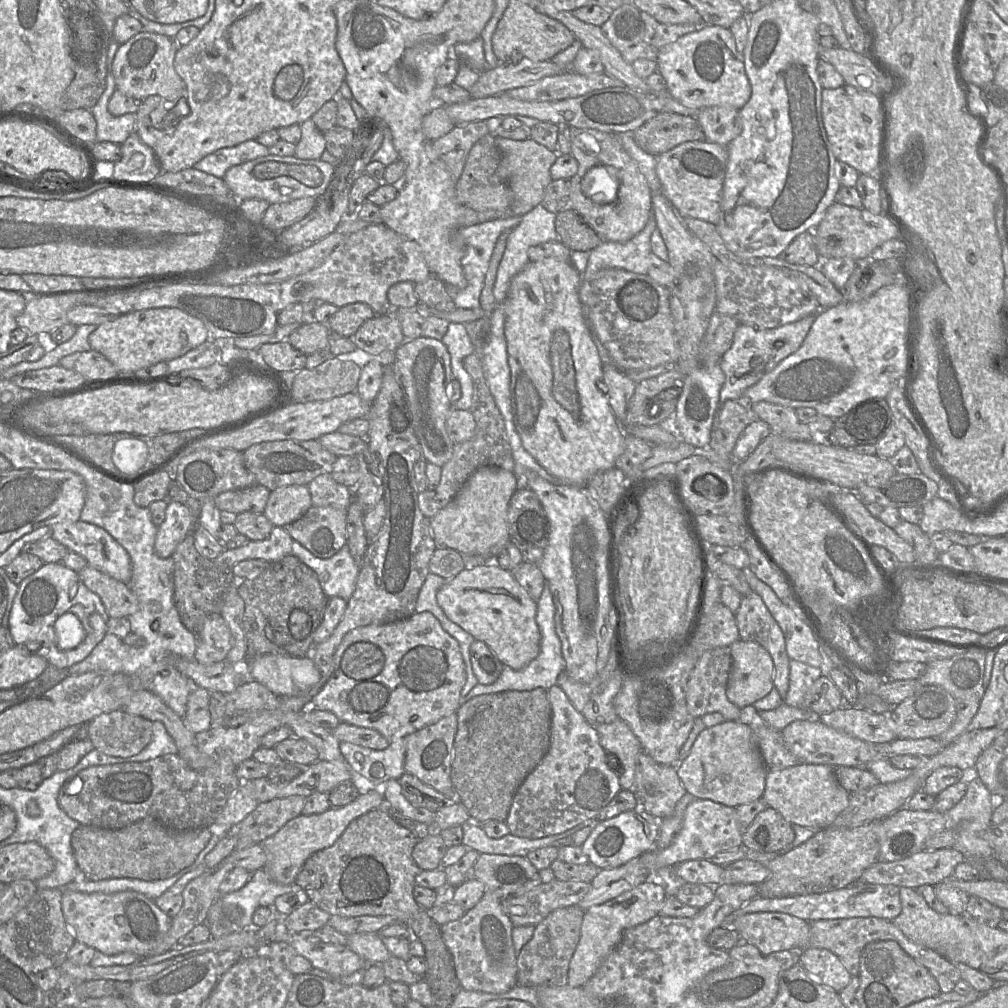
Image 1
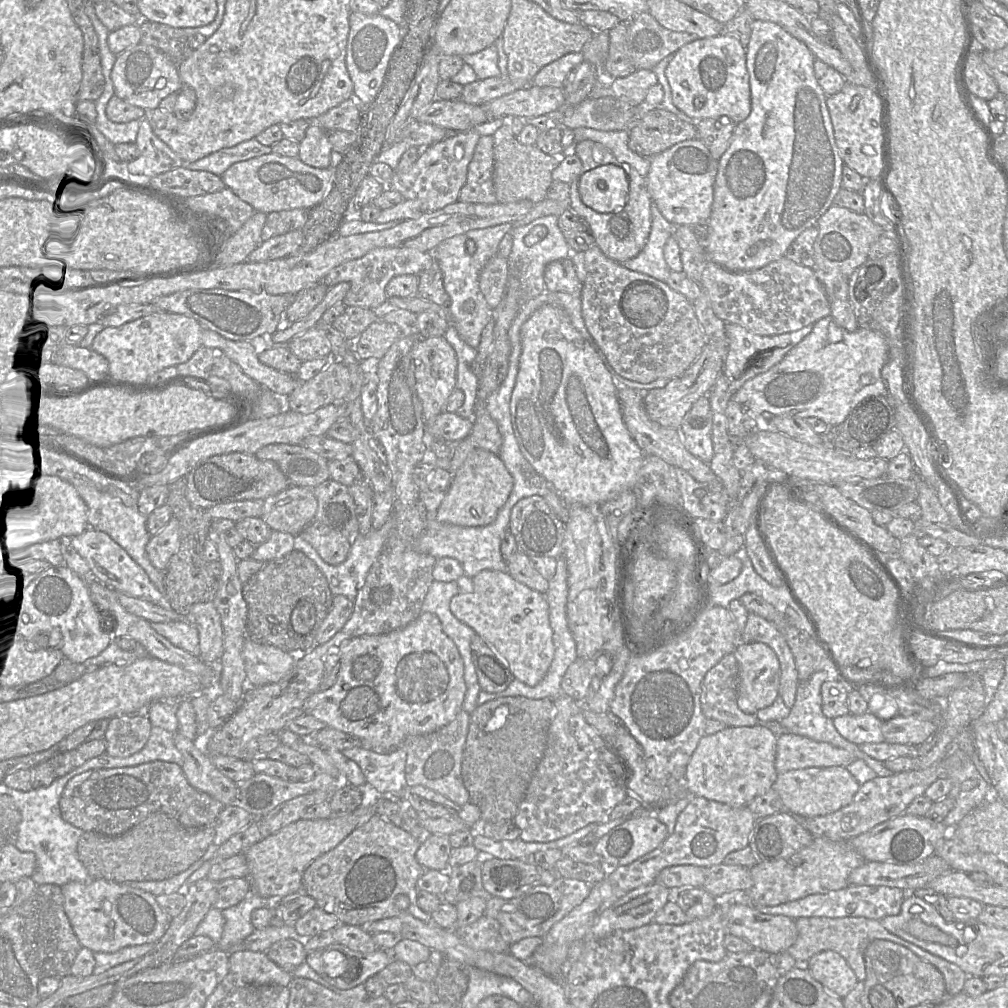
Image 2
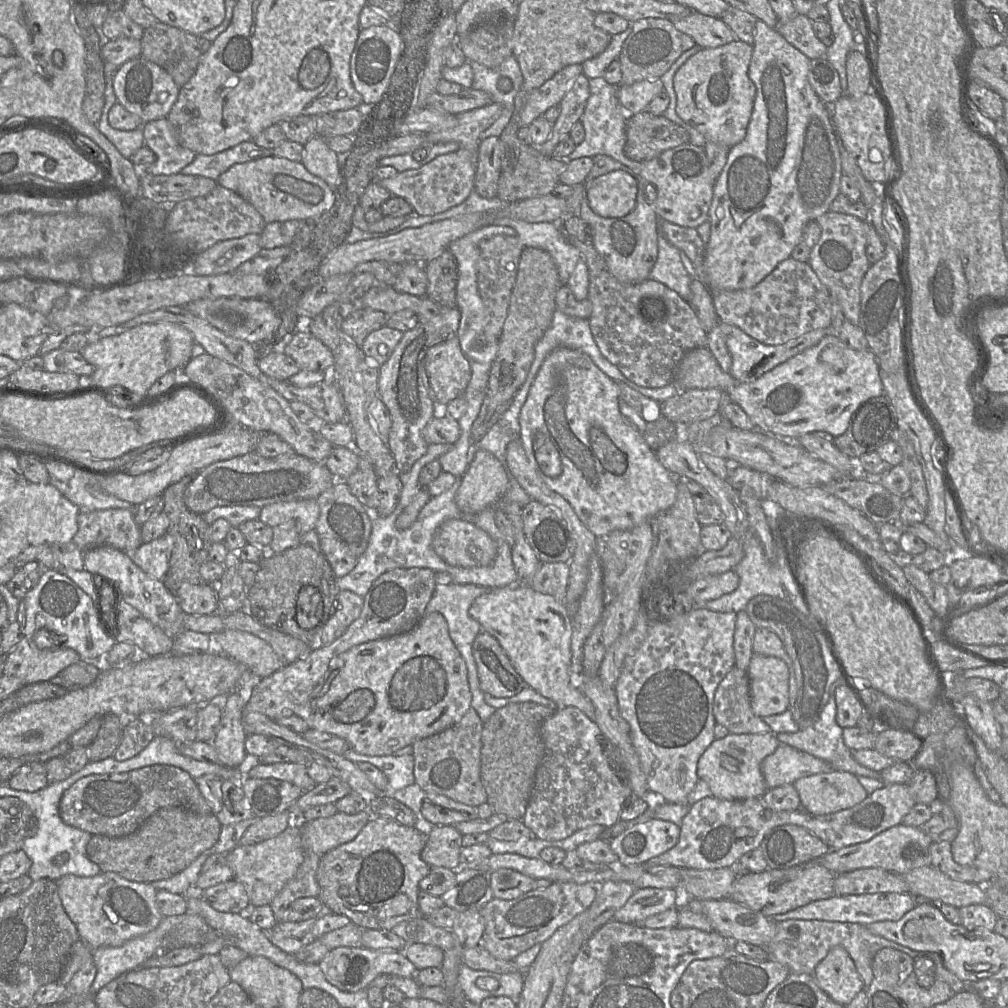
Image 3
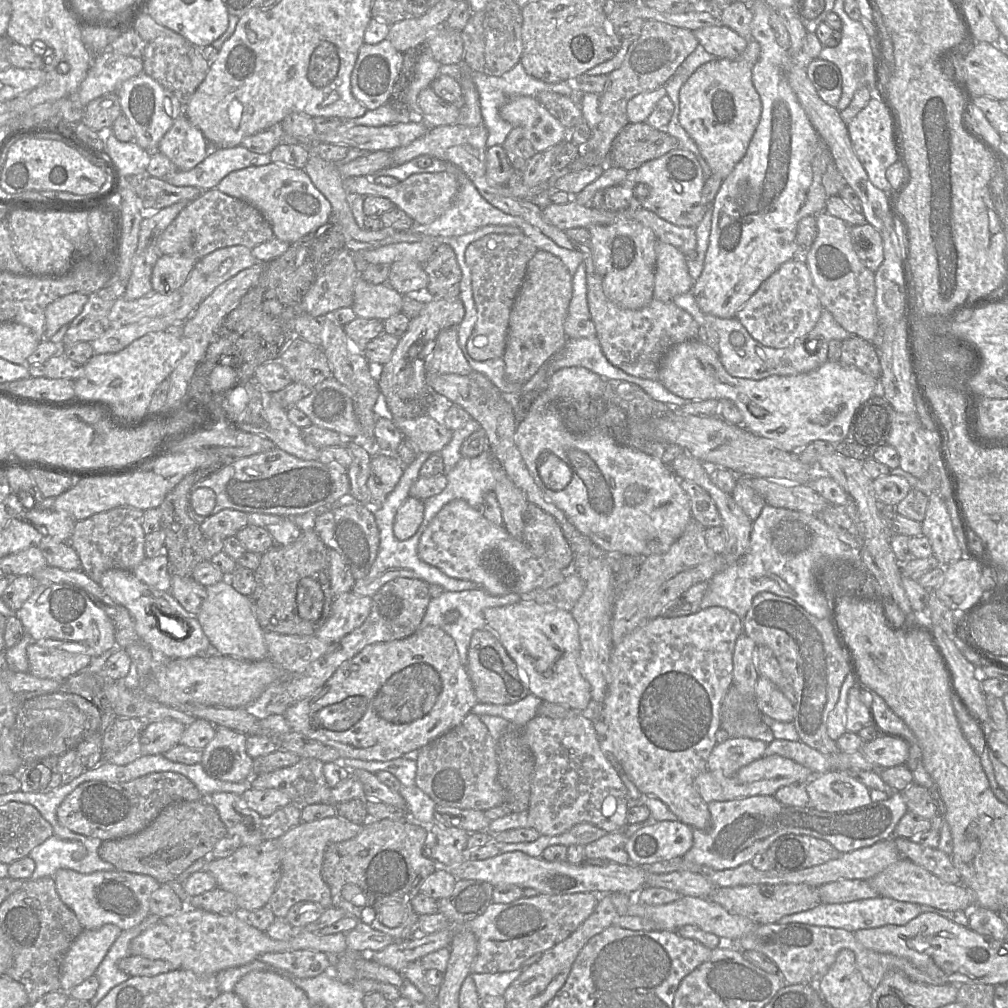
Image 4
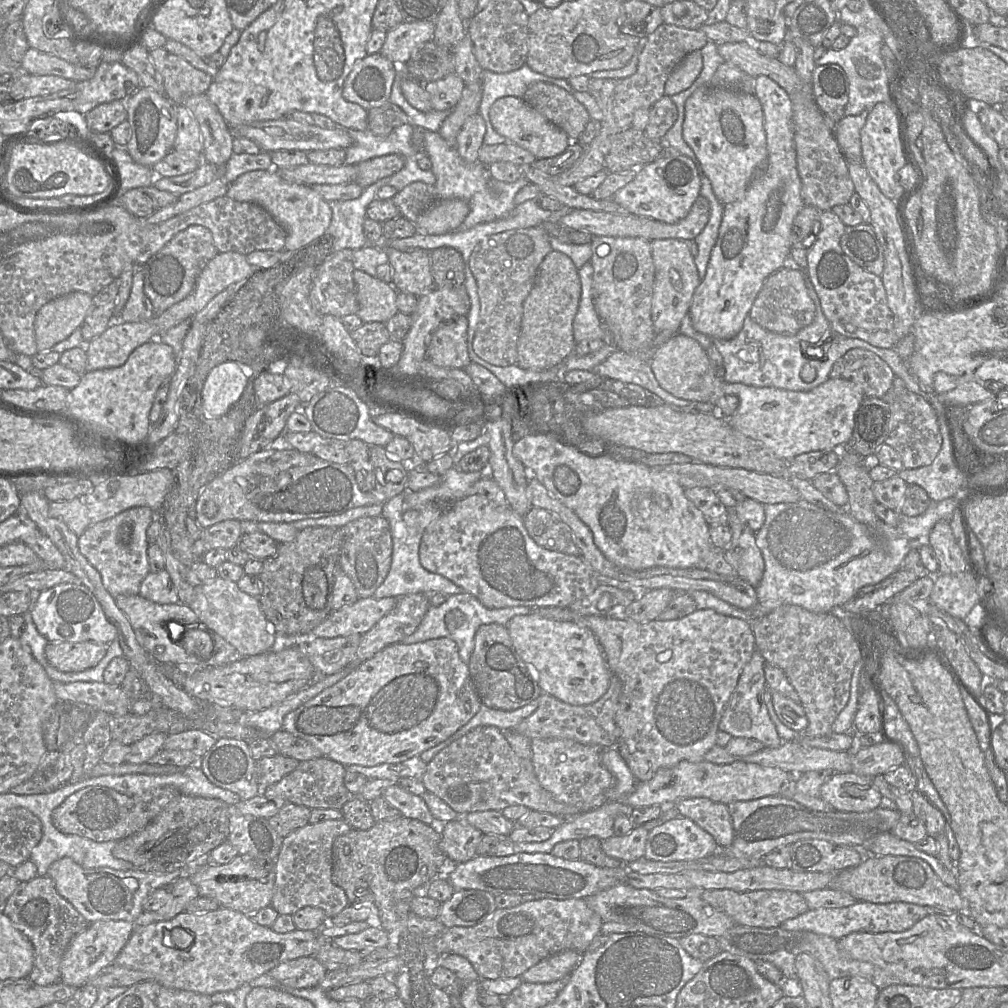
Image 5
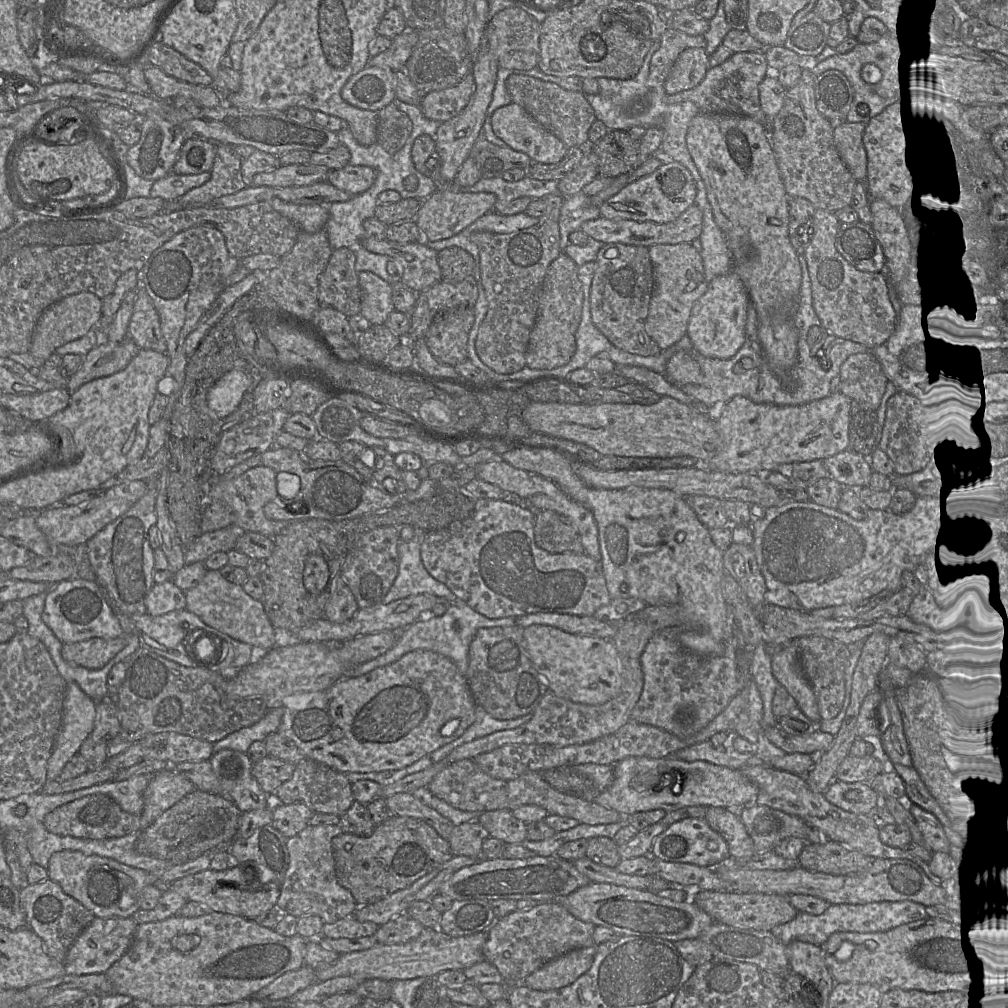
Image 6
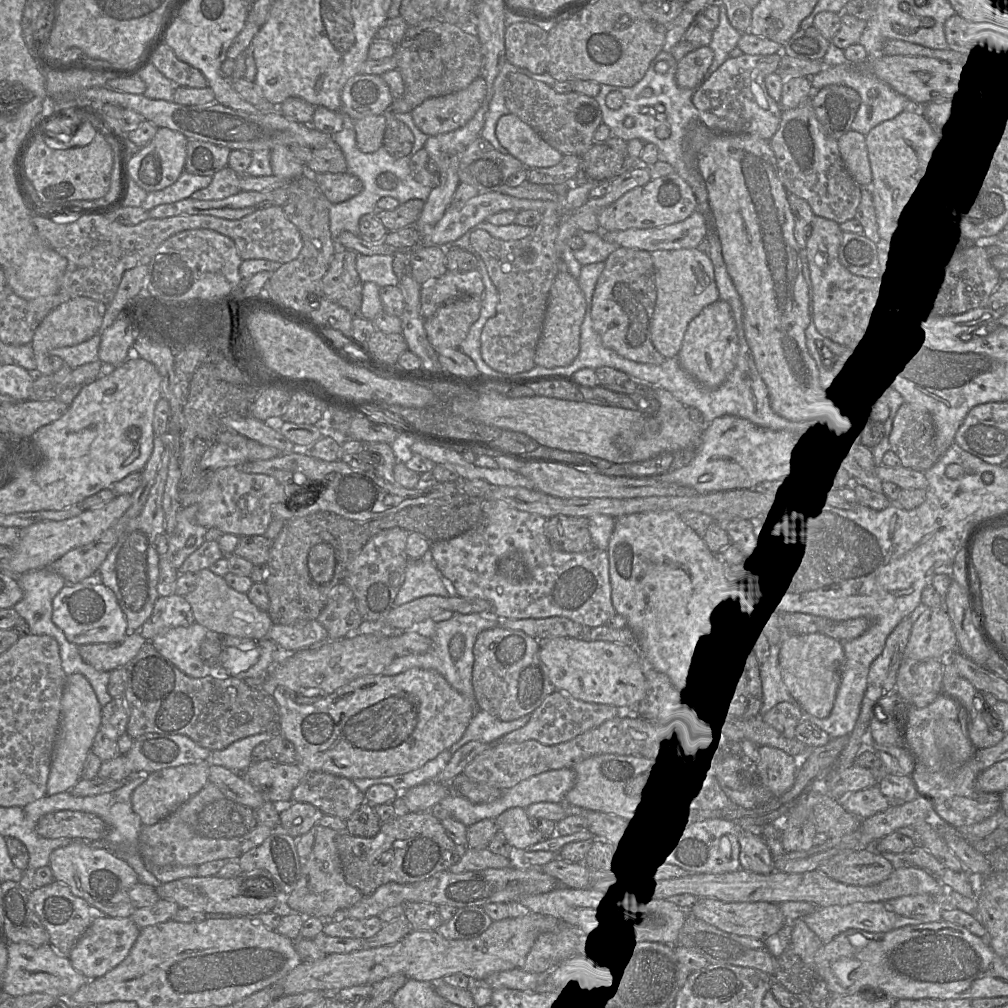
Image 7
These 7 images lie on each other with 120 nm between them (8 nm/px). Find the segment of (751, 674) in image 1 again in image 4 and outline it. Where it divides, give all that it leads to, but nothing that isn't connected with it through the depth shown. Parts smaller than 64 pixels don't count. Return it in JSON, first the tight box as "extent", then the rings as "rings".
{"extent":[755,676,793,722],"rings":[[[759,676],[755,687],[755,701],[762,714],[781,722],[793,722],[793,704],[768,678]]]}

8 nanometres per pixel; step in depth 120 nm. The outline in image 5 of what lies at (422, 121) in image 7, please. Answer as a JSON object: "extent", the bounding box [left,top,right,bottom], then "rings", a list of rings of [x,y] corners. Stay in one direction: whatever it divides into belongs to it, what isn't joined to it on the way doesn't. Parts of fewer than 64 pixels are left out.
{"extent":[424,73,465,111],"rings":[[[451,73],[444,78],[424,84],[429,94],[432,110],[444,111],[453,109],[459,102],[465,87],[463,80]]]}

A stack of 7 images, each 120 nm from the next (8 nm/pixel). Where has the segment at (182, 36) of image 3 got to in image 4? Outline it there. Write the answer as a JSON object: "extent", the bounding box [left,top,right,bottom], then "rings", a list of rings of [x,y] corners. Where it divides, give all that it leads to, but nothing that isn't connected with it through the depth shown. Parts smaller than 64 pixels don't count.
{"extent":[143,42,210,107],"rings":[[[186,42],[183,47],[147,44],[143,55],[143,72],[171,92],[184,107],[204,81],[210,65],[202,54],[202,48]]]}

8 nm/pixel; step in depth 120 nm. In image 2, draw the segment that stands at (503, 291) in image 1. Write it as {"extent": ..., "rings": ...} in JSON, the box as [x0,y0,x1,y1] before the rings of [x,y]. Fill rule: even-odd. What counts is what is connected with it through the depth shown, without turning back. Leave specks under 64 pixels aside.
{"extent":[508,215,572,306],"rings":[[[553,215],[537,218],[527,225],[520,226],[511,230],[512,249],[508,256],[508,277],[516,276],[520,284],[520,306],[525,302],[539,296],[546,291],[544,281],[545,267],[552,261],[570,258],[572,250],[567,244],[563,233],[558,226],[558,217]],[[535,226],[545,226],[548,233],[538,243],[528,247],[524,239]]]}

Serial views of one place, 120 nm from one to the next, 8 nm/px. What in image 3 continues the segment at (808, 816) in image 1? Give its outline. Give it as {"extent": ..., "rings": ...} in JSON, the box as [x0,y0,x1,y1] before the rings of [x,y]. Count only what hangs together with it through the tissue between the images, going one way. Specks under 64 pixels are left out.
{"extent":[793,769,868,815],"rings":[[[835,769],[802,777],[793,786],[799,794],[801,809],[813,815],[851,808],[868,796],[856,775]]]}

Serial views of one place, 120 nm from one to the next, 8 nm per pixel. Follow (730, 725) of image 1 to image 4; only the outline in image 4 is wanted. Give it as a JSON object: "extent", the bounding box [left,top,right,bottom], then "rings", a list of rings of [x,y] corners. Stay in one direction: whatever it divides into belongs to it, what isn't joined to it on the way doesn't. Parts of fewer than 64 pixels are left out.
{"extent":[707,737,768,777],"rings":[[[729,737],[713,748],[707,760],[707,770],[725,777],[764,756],[768,744],[745,737]]]}

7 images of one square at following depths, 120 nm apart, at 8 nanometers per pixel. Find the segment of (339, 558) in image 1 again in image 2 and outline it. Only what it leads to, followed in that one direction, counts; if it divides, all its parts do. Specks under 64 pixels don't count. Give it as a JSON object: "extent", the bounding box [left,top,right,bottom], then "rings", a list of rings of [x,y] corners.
{"extent":[294,511,395,601],"rings":[[[393,511],[390,519],[378,530],[371,530],[366,535],[358,534],[351,541],[351,549],[347,559],[339,565],[331,565],[325,562],[317,551],[301,535],[294,538],[294,549],[303,552],[312,559],[325,575],[329,588],[334,596],[343,595],[354,601],[359,589],[362,587],[366,576],[375,560],[380,555],[387,541],[394,535],[395,517]]]}

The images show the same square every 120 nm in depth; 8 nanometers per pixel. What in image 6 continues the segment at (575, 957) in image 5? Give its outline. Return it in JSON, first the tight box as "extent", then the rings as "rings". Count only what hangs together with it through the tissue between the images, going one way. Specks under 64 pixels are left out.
{"extent":[521,946,596,991],"rings":[[[596,946],[572,950],[544,964],[521,983],[539,991],[566,987],[590,969],[595,954]]]}

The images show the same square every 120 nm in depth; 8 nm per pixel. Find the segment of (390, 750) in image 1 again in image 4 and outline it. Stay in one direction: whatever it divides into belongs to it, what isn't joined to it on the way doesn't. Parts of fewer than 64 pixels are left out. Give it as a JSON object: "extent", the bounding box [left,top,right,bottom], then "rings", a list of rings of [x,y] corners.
{"extent":[338,757,417,787],"rings":[[[403,757],[390,761],[365,761],[353,758],[339,758],[338,765],[344,768],[361,768],[371,773],[387,771],[393,774],[405,787],[416,785],[417,762]]]}

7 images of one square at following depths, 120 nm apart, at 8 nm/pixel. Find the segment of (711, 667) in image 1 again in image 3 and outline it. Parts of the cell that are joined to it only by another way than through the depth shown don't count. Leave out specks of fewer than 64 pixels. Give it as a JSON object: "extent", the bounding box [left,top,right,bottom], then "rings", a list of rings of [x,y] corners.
{"extent":[713,666,771,734],"rings":[[[734,666],[716,689],[713,715],[732,734],[764,734],[771,728],[751,708],[747,672]]]}

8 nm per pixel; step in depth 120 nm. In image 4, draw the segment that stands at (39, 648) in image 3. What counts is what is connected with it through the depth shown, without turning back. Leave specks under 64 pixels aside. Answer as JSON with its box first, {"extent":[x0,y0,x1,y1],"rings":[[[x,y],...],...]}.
{"extent":[26,641,92,681],"rings":[[[32,641],[26,652],[29,673],[57,681],[84,670],[92,660],[88,646],[71,641]]]}

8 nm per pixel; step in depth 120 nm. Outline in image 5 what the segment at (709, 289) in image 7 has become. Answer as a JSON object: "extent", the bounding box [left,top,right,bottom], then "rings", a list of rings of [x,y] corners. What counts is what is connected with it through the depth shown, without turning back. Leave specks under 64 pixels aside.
{"extent":[651,239,700,333],"rings":[[[679,239],[651,241],[654,263],[654,286],[652,292],[651,320],[656,333],[664,331],[679,333],[682,319],[689,313],[694,292],[700,284],[697,267],[687,243]]]}

